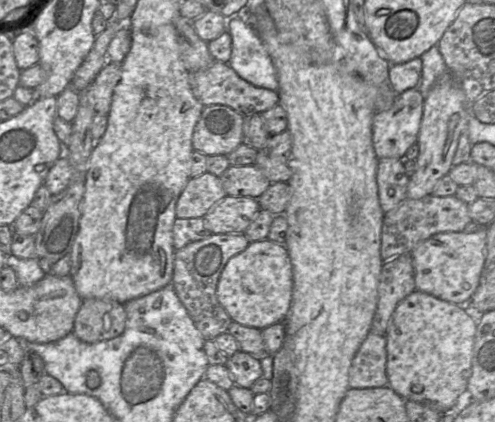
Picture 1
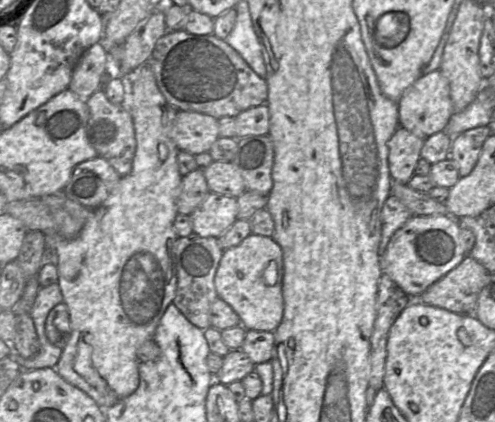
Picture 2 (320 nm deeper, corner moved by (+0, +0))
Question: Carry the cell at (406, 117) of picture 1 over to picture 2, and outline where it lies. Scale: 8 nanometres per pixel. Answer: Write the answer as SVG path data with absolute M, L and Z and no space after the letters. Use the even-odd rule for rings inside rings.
M440 69L422 74L398 100L398 111L399 126L422 137L429 137L445 130L454 113L447 77Z

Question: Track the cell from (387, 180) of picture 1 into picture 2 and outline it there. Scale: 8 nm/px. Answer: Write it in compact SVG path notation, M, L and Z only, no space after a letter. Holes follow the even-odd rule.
M399 126L388 141L389 173L393 181L407 184L415 174L425 138Z

